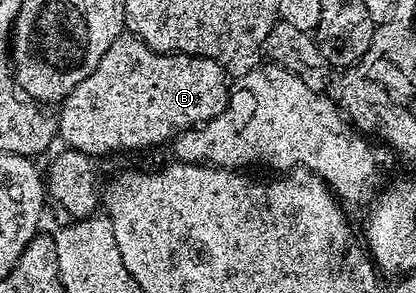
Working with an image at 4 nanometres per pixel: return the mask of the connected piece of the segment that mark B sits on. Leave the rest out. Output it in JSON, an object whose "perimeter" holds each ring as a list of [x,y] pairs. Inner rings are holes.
{"perimeter":[[[131,33],[119,35],[102,53],[102,61],[64,98],[58,107],[58,135],[65,139],[73,151],[82,151],[93,157],[101,157],[110,151],[140,151],[143,147],[156,147],[159,143],[175,140],[177,135],[193,130],[216,119],[228,104],[229,76],[214,61],[201,55],[161,53],[150,49]]]}

